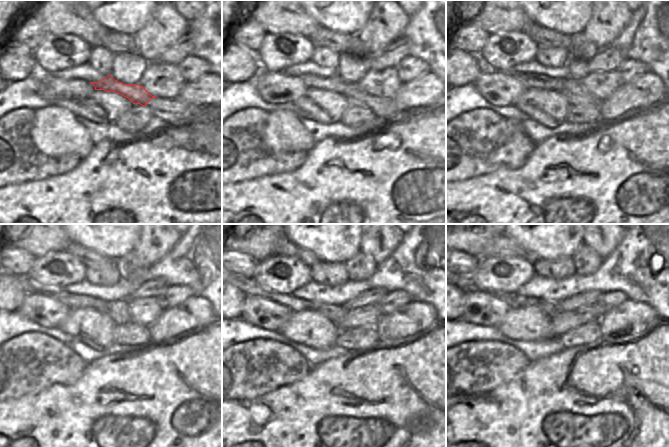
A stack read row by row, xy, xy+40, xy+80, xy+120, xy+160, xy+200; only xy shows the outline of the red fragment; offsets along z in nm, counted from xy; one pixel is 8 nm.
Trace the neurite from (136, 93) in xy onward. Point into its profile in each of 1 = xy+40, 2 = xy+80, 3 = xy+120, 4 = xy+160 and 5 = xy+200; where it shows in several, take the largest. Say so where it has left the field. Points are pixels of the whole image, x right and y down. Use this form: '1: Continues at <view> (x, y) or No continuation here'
1: Continues at xy+40 (335, 84)
2: Continues at xy+80 (538, 81)
3: Continues at xy+120 (74, 302)
4: Continues at xy+160 (248, 286)
5: Continues at xy+200 (466, 283).

